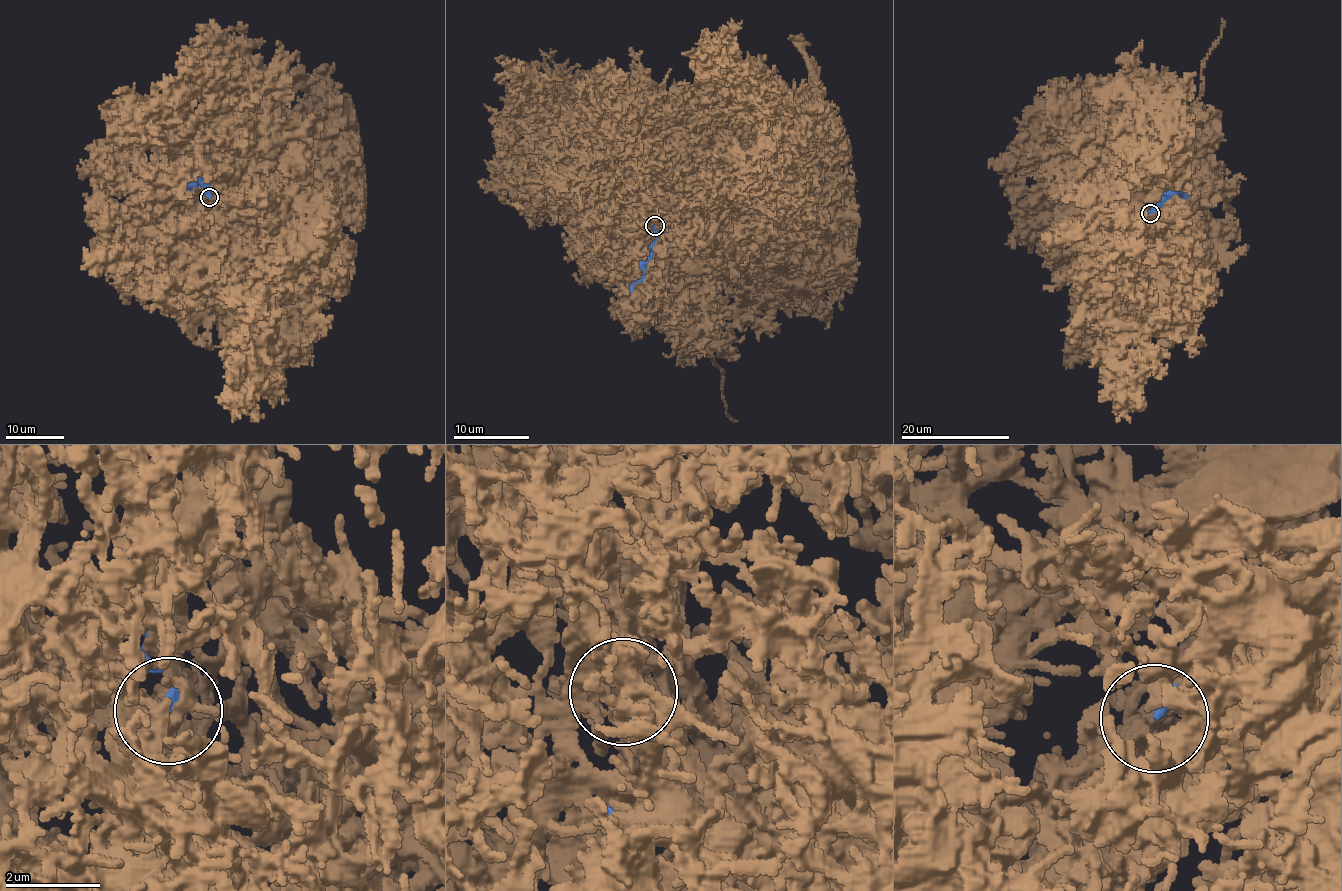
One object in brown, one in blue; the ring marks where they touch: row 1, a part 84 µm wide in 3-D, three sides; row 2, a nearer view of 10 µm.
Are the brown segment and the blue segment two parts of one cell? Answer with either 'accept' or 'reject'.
reject

